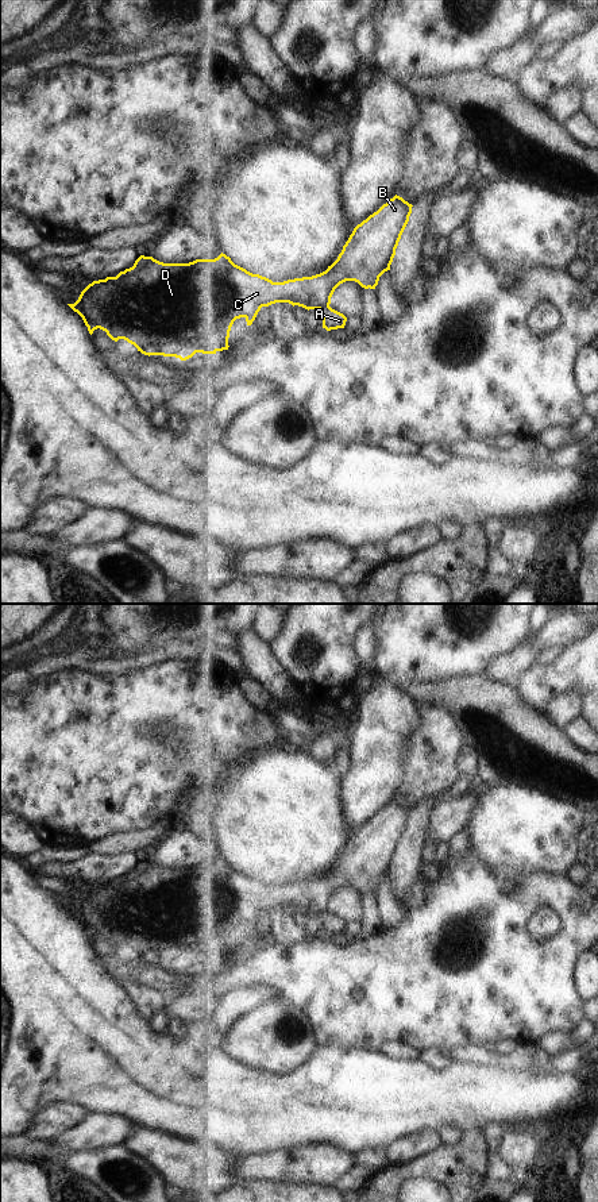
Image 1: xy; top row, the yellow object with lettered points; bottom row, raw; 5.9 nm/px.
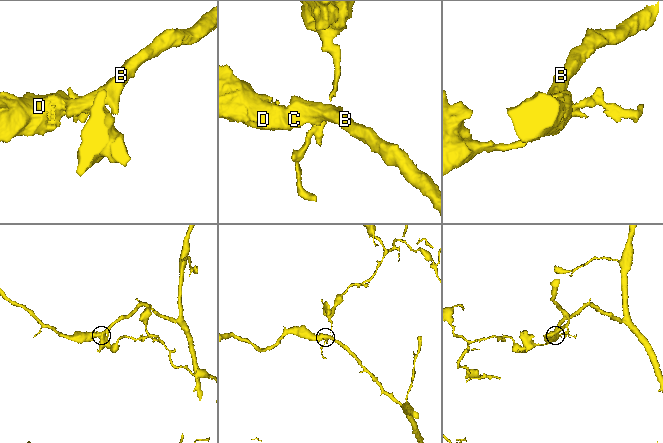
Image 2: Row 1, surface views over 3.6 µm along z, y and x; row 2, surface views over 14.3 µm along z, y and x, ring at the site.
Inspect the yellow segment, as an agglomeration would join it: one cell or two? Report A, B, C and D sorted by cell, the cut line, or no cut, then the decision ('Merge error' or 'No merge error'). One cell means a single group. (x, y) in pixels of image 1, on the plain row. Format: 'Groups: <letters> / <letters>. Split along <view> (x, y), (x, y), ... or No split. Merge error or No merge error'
Groups: A / B C D. Split along xy (328, 910), (320, 915). Merge error

